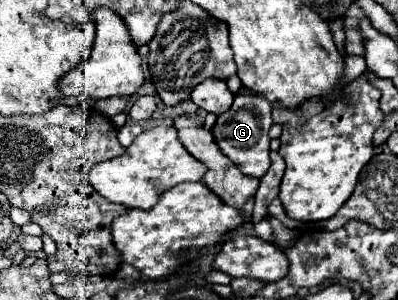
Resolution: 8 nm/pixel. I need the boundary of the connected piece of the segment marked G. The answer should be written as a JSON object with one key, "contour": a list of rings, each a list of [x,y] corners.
{"contour":[[[236,95],[232,107],[218,115],[216,125],[212,127],[212,135],[216,139],[216,145],[220,145],[220,151],[236,163],[236,167],[250,177],[260,179],[268,167],[270,167],[270,137],[268,129],[272,125],[272,103],[266,97],[260,95]]]}

